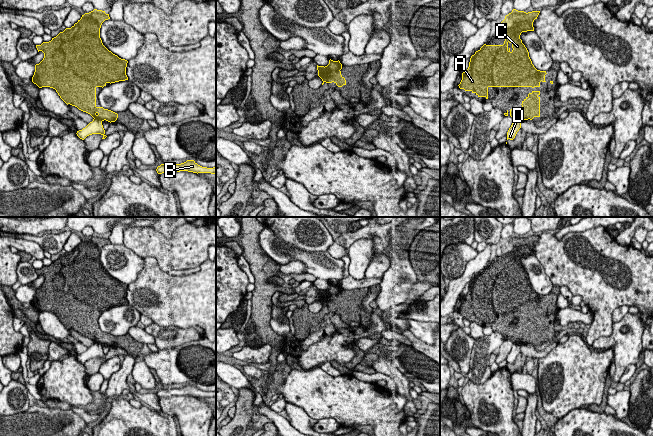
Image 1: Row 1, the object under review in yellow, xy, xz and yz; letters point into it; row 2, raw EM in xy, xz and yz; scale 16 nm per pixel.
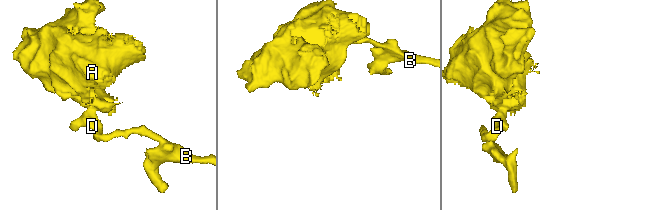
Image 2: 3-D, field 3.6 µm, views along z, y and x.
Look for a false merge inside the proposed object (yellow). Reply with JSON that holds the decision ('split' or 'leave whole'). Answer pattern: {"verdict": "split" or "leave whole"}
{"verdict": "split"}

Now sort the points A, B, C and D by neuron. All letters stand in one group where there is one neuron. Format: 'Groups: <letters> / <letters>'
Groups: A C / B D

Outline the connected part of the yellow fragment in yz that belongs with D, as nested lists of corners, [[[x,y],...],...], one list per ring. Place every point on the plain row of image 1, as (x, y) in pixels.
[[[513,343],[512,349],[507,356],[507,364],[508,363],[513,364],[520,352],[521,345],[518,343]]]

